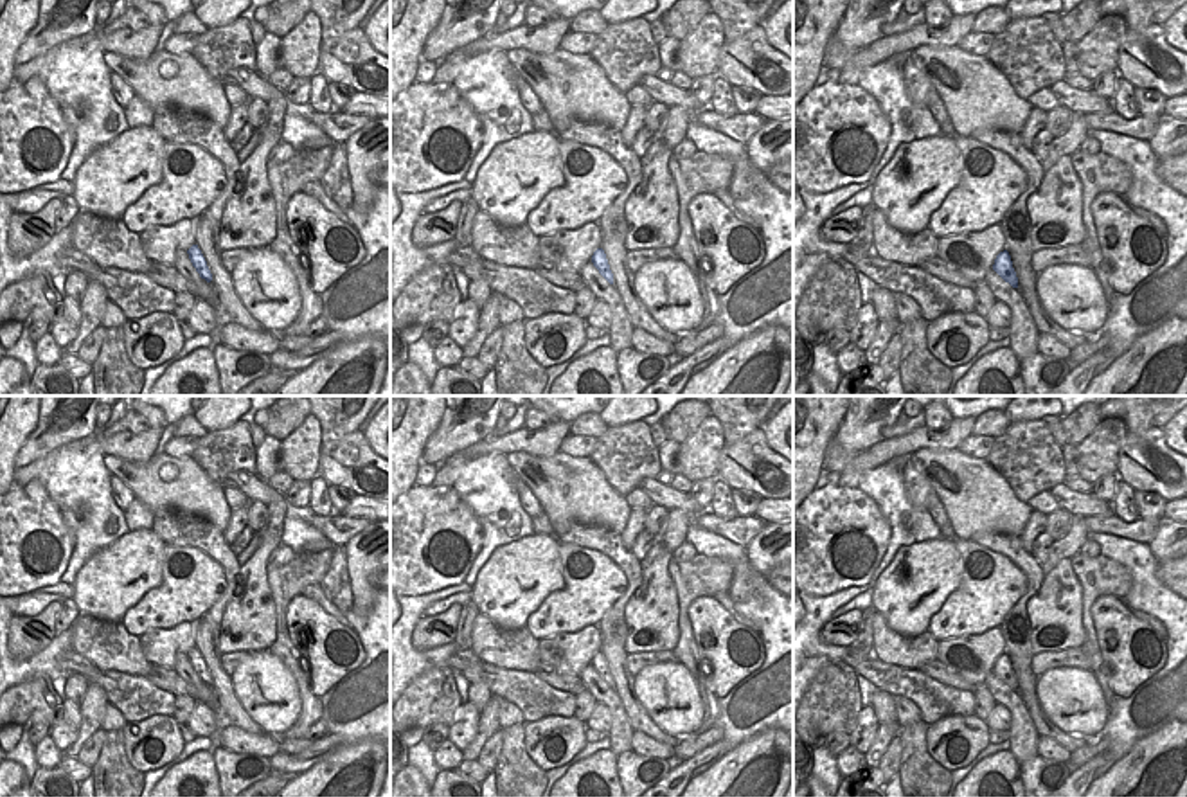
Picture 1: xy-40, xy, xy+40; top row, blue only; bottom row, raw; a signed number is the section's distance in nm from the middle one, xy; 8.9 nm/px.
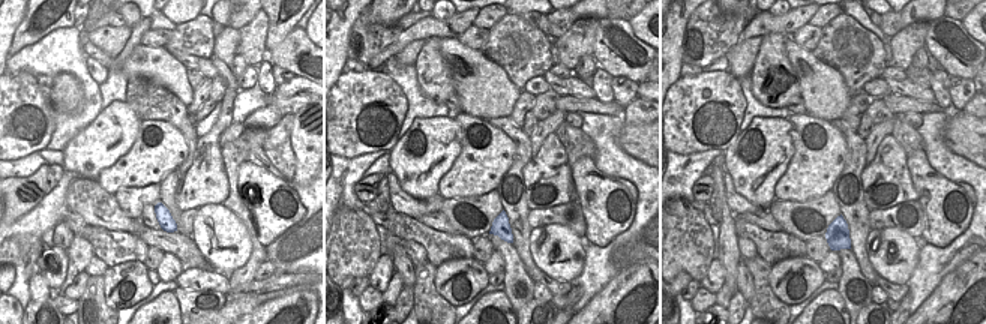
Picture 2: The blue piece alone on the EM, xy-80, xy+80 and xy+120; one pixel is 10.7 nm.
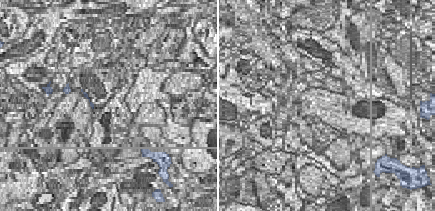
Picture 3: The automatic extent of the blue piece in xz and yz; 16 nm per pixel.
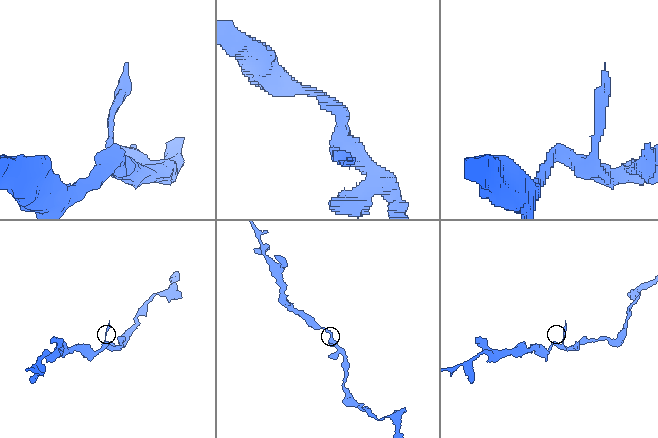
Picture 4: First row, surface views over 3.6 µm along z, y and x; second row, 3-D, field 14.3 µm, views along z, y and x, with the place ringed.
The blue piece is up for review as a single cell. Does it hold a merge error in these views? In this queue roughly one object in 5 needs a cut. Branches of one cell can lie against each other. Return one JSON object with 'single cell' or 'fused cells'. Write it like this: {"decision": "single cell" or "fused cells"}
{"decision": "single cell"}

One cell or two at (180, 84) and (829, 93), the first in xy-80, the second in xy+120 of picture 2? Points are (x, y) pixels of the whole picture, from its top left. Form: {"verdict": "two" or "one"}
{"verdict": "one"}

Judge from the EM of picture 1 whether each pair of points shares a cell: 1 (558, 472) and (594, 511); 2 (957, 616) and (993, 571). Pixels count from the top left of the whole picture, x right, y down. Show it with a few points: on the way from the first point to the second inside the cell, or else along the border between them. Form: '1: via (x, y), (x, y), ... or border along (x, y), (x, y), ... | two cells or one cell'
1: via (567, 481), (589, 502) | one cell
2: via (968, 605), (991, 582) | one cell

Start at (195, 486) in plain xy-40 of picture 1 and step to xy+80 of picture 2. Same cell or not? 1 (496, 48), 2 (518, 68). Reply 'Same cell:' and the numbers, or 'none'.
Same cell: none

